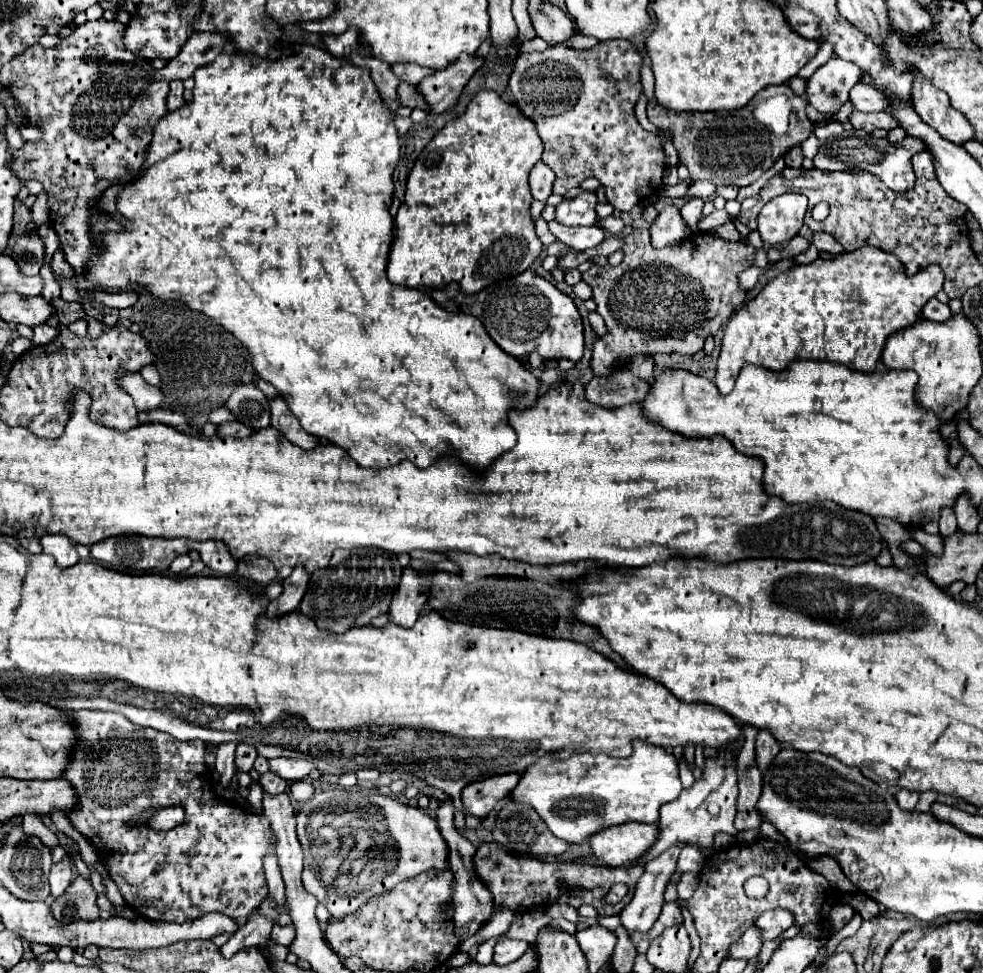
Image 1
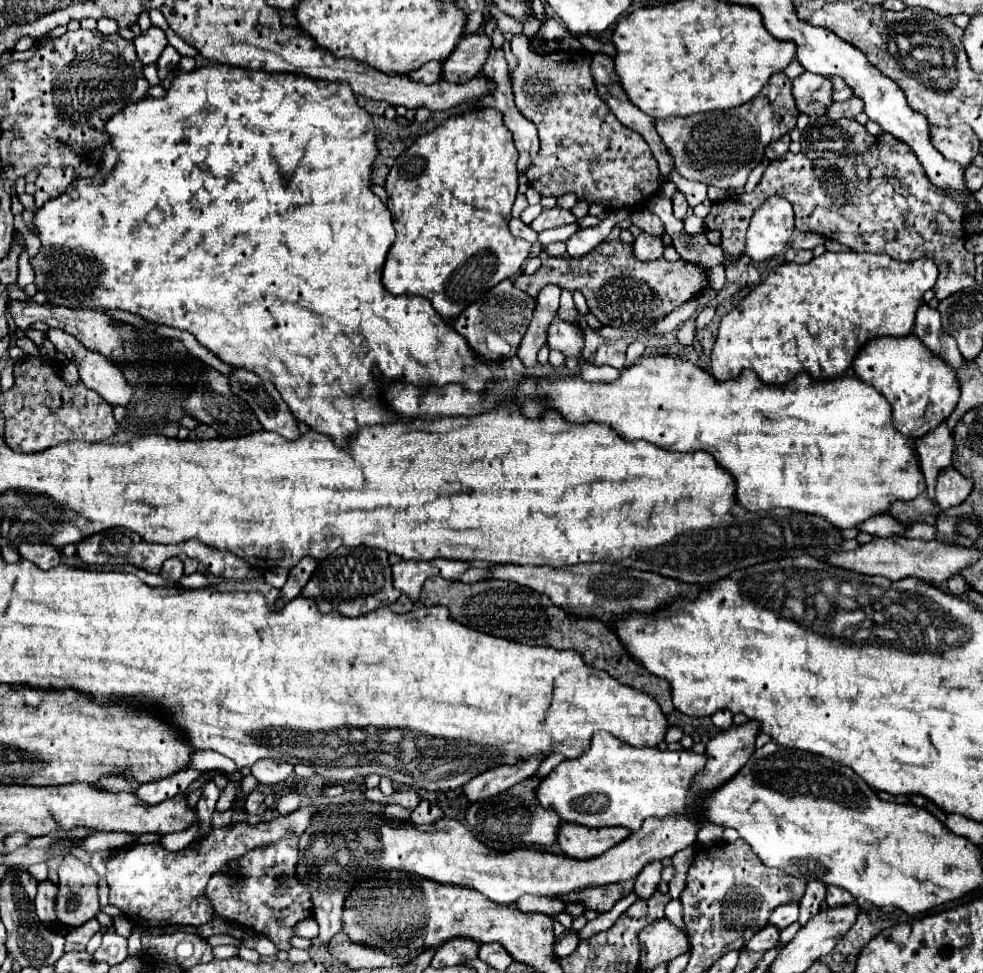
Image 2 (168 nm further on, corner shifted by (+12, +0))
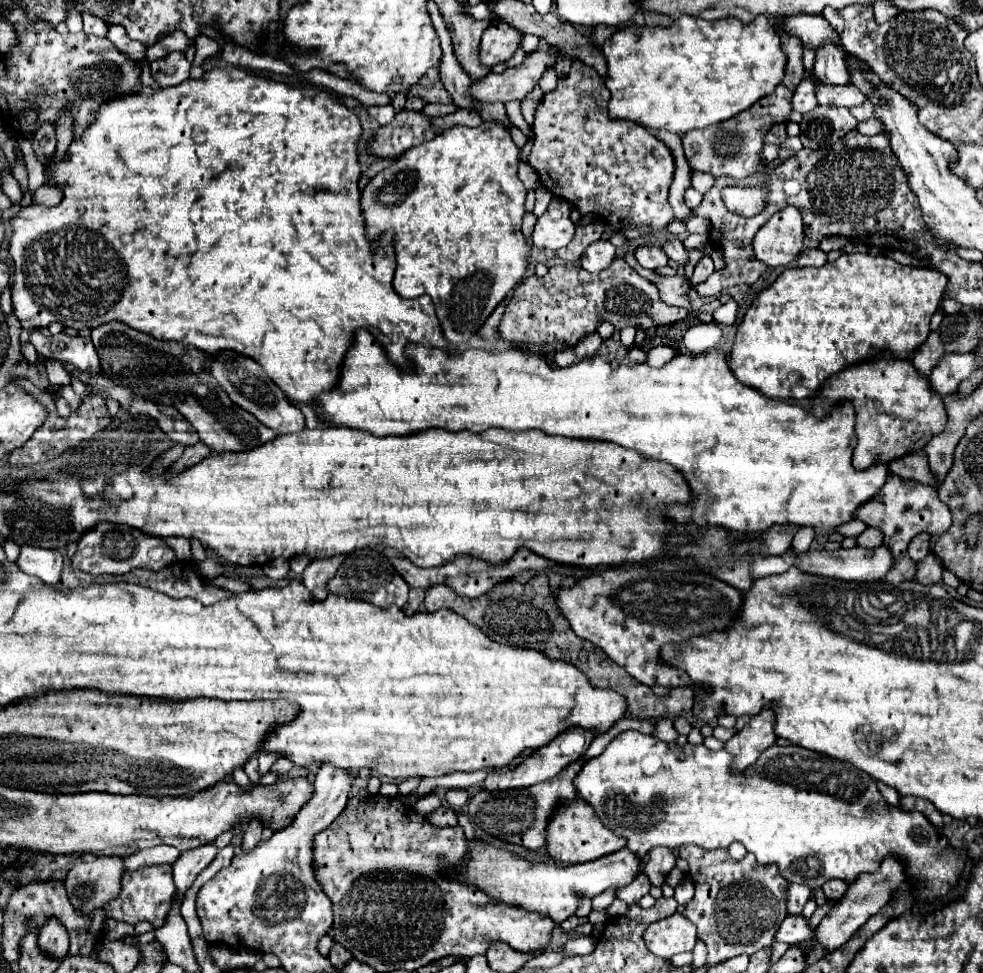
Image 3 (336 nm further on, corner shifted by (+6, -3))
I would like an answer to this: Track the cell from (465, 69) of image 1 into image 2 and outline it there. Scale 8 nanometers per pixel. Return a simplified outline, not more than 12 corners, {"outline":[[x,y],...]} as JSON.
{"outline":[[486,35],[462,37],[442,65],[442,79],[466,83],[486,63]]}

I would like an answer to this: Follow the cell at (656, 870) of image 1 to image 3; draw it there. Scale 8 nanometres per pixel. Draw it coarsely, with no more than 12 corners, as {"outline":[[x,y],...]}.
{"outline":[[654,848],[644,874],[652,886],[662,886],[676,864],[668,848]]}

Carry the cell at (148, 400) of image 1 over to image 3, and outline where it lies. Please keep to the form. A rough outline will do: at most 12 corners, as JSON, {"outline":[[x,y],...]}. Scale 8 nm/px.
{"outline":[[44,336],[30,342],[44,358],[68,360],[86,374],[100,374],[88,336]]}

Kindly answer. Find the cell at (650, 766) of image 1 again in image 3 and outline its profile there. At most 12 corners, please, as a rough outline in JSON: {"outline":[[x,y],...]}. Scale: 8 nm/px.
{"outline":[[626,730],[574,778],[644,860],[740,842],[788,882],[964,852],[848,762]]}

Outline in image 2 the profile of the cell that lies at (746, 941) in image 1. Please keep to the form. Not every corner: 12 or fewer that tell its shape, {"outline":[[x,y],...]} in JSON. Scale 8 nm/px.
{"outline":[[772,925],[760,929],[742,949],[768,951],[778,941]]}

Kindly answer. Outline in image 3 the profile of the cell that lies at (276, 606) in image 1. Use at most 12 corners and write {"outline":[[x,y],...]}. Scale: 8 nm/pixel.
{"outline":[[344,556],[316,558],[302,574],[304,586],[318,598],[328,596],[328,582]]}

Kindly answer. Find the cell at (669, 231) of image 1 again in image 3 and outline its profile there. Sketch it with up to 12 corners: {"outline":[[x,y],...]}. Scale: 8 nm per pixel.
{"outline":[[638,246],[634,258],[642,268],[656,270],[668,264],[658,246]]}

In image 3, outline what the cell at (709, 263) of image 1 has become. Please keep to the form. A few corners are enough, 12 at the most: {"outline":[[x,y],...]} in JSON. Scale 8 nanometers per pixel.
{"outline":[[620,258],[598,274],[554,264],[526,276],[498,332],[544,356],[600,320],[678,322],[678,308]]}

